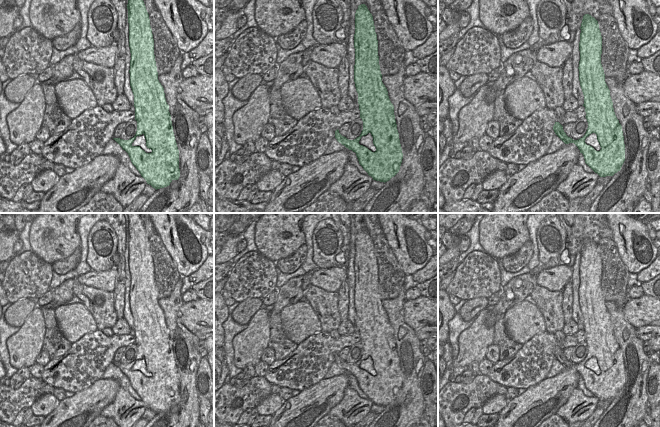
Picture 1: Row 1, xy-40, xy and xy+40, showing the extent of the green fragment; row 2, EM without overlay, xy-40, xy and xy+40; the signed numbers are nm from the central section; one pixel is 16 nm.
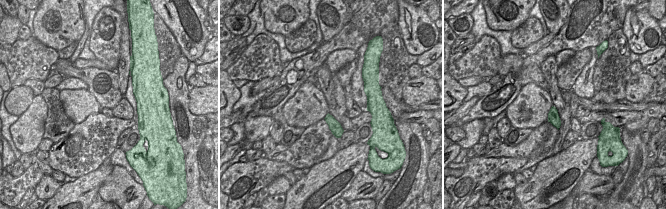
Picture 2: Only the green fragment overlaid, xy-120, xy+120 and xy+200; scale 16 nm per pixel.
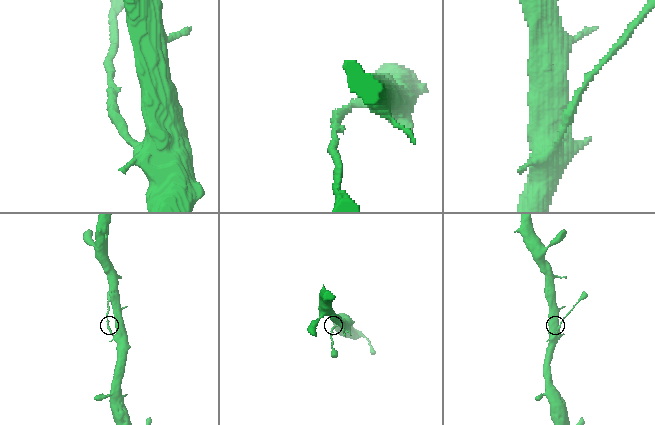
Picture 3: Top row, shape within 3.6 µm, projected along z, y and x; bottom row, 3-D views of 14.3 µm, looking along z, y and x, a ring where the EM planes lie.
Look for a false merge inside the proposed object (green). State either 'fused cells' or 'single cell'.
fused cells

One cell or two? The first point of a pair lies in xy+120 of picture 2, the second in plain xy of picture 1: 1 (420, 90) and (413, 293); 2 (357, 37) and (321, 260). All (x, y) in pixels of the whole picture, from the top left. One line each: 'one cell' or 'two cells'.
1: two cells
2: two cells

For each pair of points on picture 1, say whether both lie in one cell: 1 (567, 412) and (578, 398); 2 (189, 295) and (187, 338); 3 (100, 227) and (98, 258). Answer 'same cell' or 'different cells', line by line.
1: same cell
2: different cells
3: same cell

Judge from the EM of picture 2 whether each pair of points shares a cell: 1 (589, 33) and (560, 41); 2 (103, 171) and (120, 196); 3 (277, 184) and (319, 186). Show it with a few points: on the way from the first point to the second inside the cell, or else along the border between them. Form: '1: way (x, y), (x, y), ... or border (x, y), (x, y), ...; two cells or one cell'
1: way (582, 34), (574, 40), (567, 40); one cell
2: border (114, 166), (97, 193); two cells
3: border (291, 186), (284, 193); two cells

